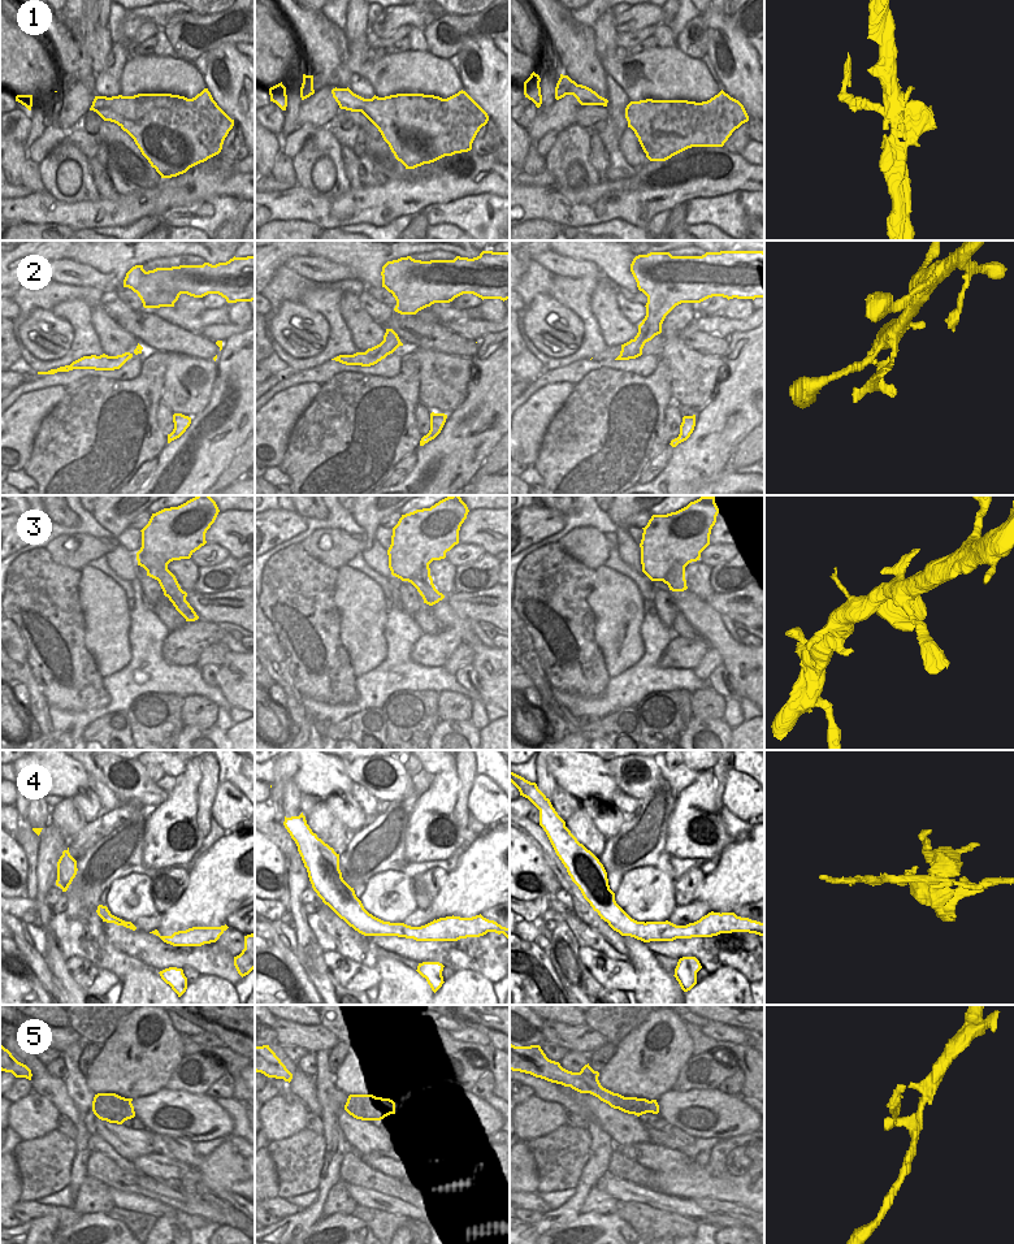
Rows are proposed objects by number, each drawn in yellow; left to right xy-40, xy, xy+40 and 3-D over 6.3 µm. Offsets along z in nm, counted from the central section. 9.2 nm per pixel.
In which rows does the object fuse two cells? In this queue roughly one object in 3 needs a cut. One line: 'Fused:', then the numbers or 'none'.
Fused: 2, 4, 5

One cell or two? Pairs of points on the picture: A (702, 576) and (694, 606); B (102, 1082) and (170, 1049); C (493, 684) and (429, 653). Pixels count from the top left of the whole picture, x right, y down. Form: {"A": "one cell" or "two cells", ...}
{"A": "two cells", "B": "one cell", "C": "two cells"}

